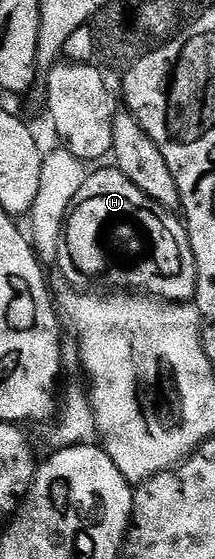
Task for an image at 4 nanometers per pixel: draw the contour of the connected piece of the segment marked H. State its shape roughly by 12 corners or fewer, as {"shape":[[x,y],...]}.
{"shape":[[118,168],[64,220],[67,281],[195,298],[183,220]]}

